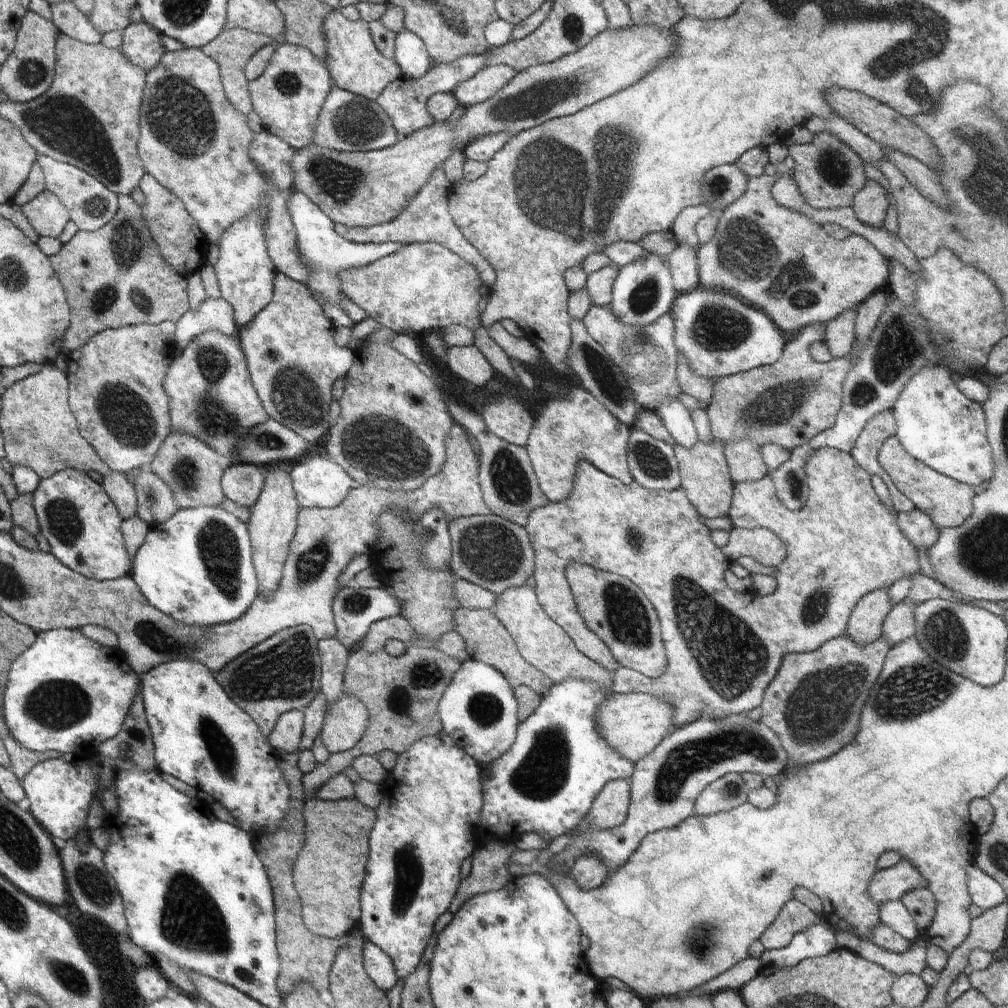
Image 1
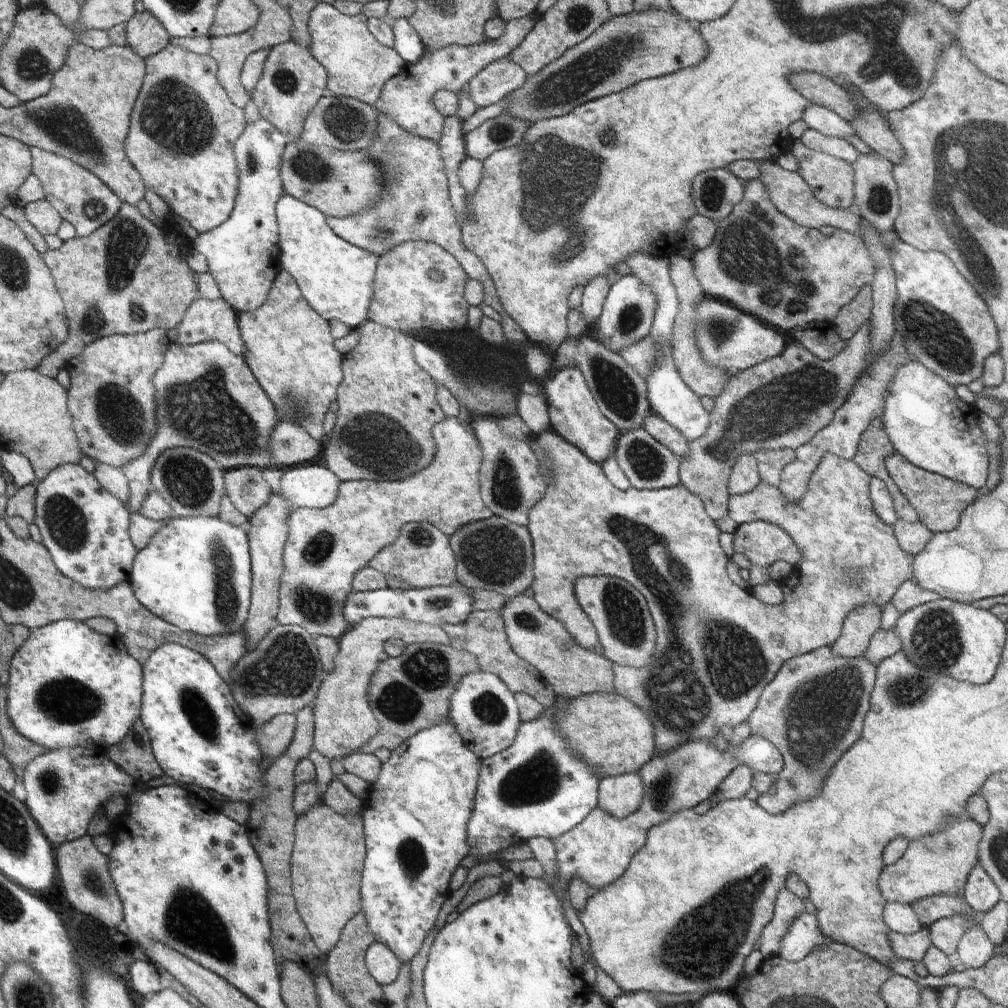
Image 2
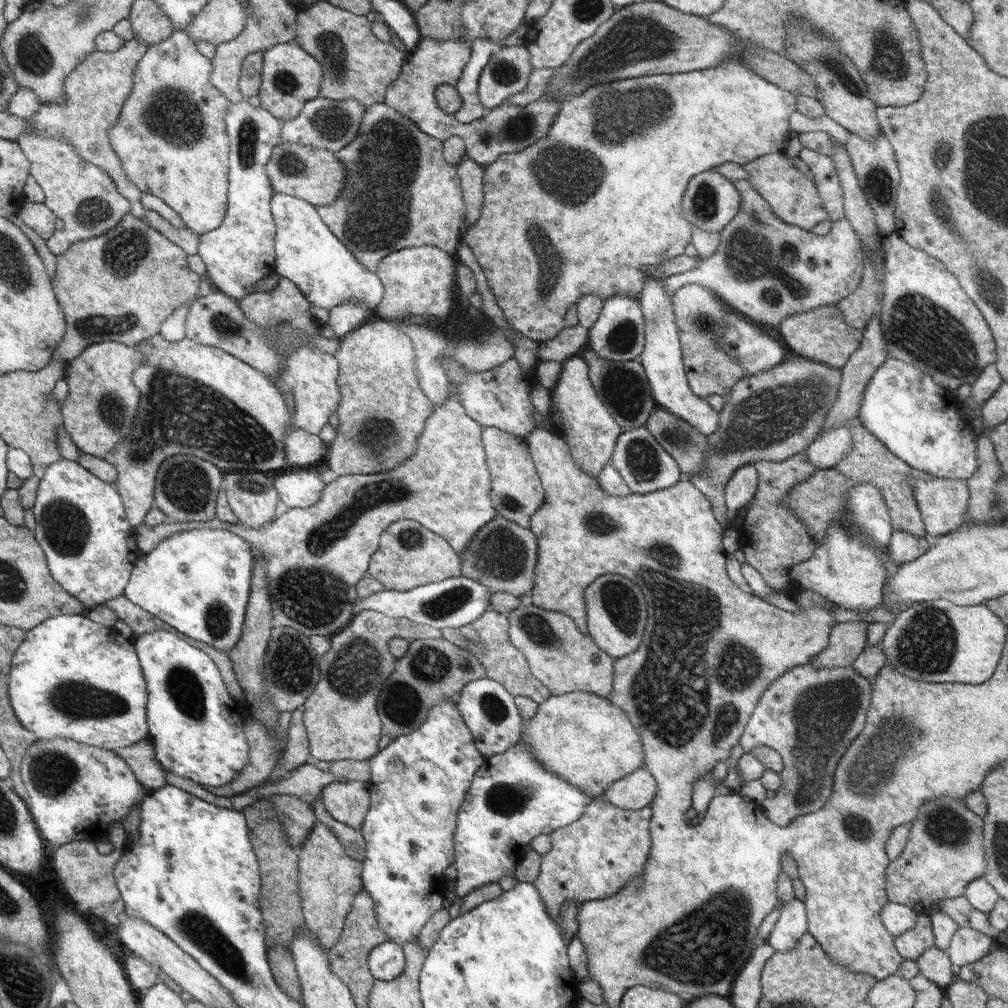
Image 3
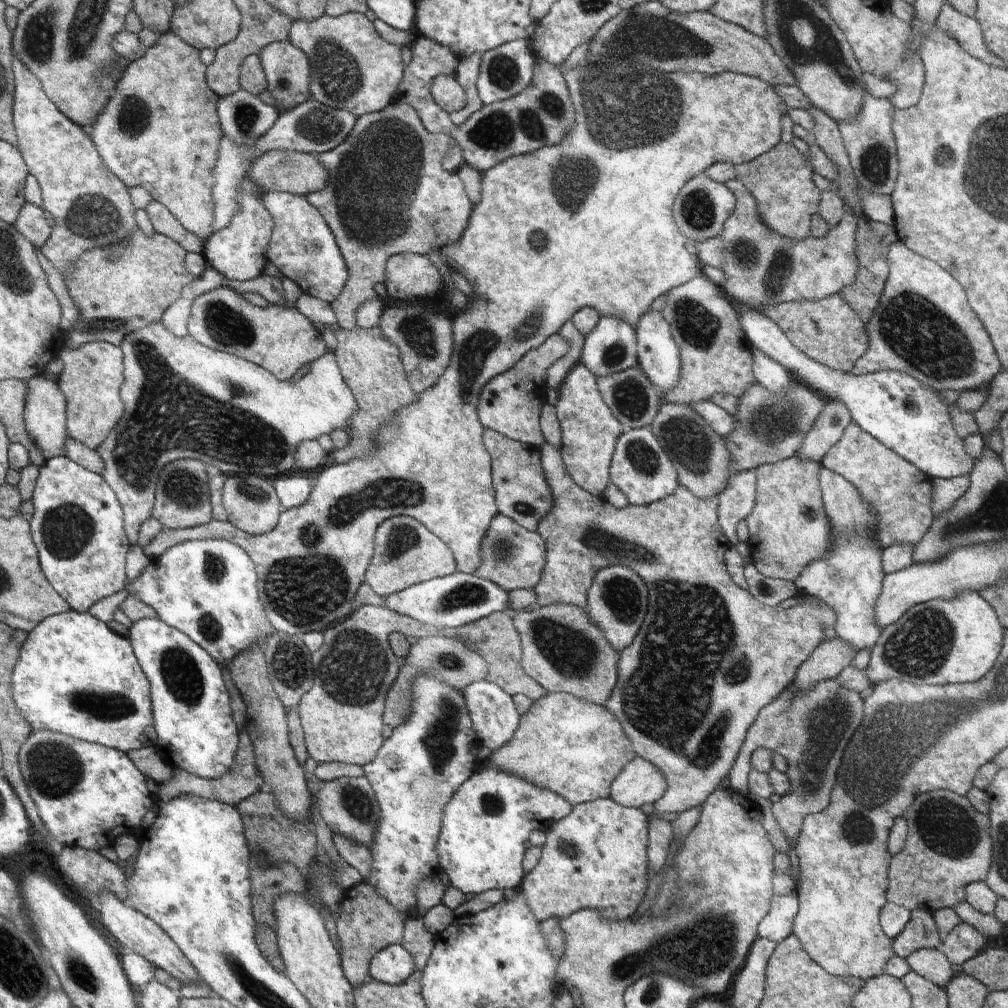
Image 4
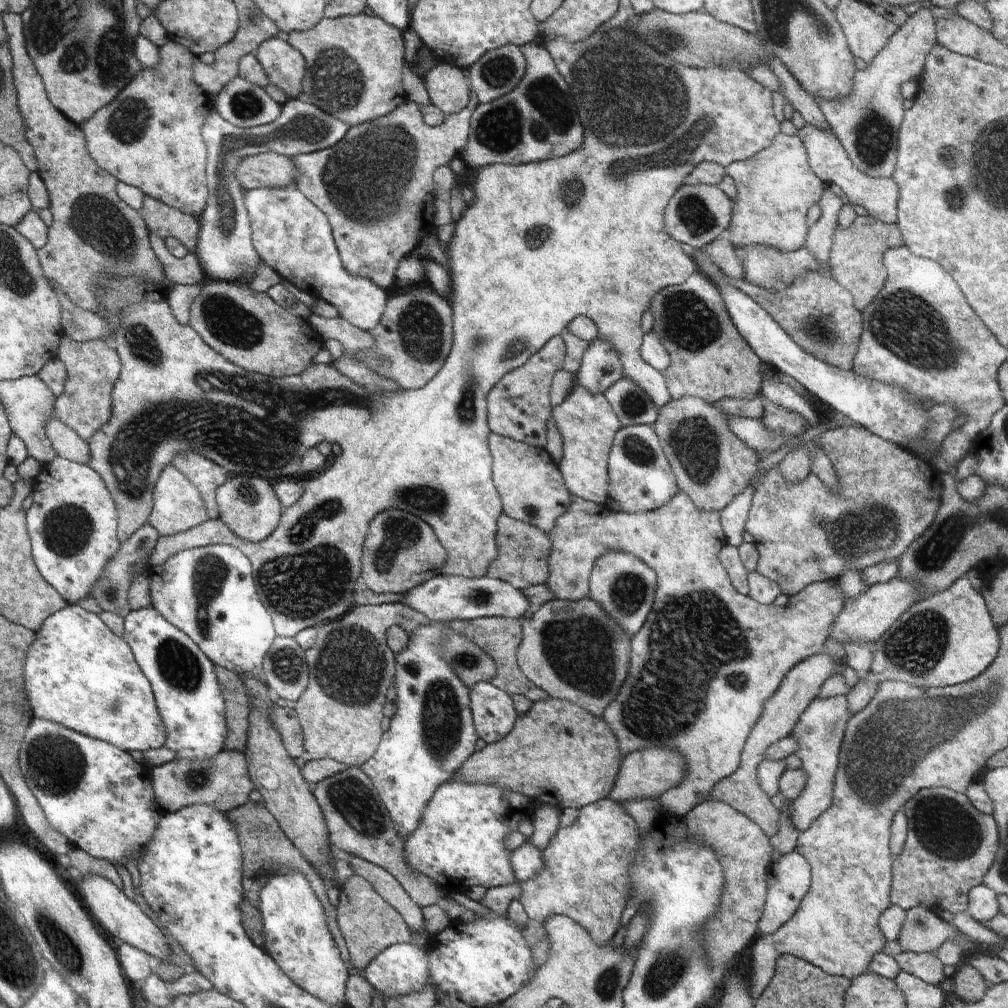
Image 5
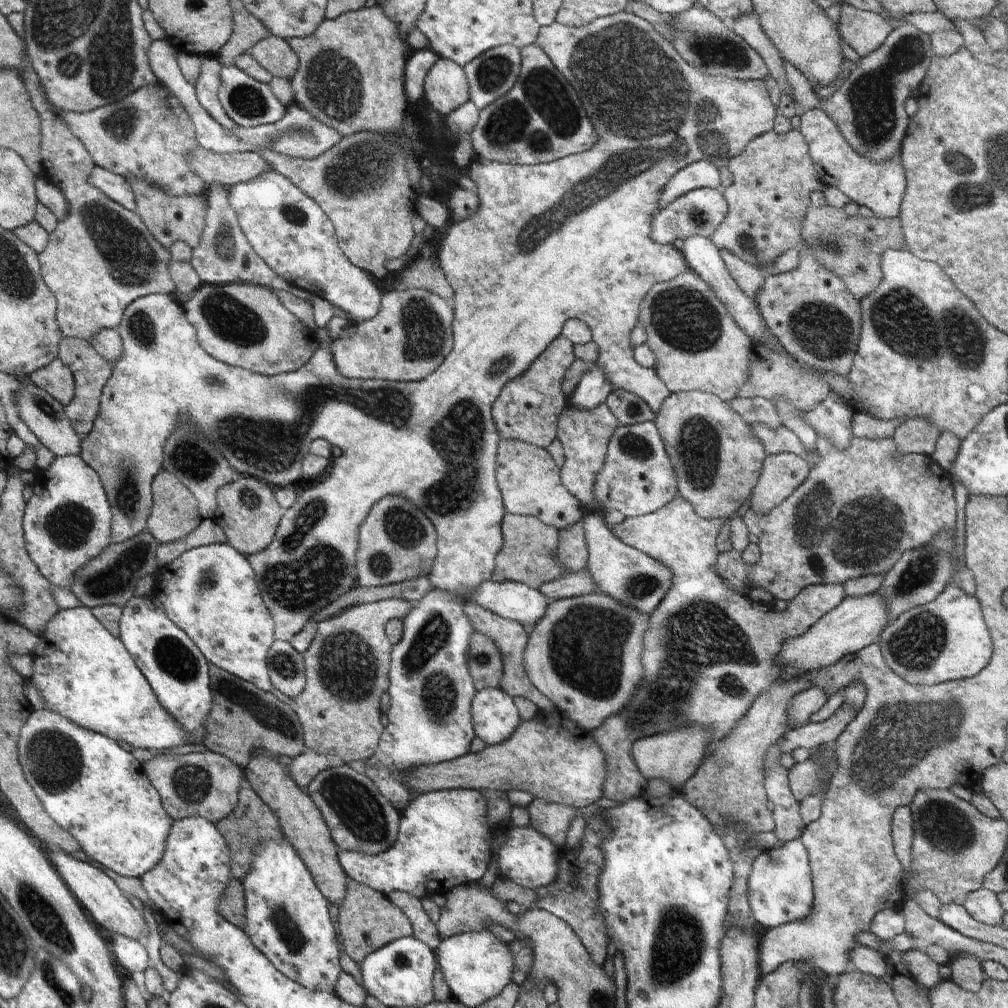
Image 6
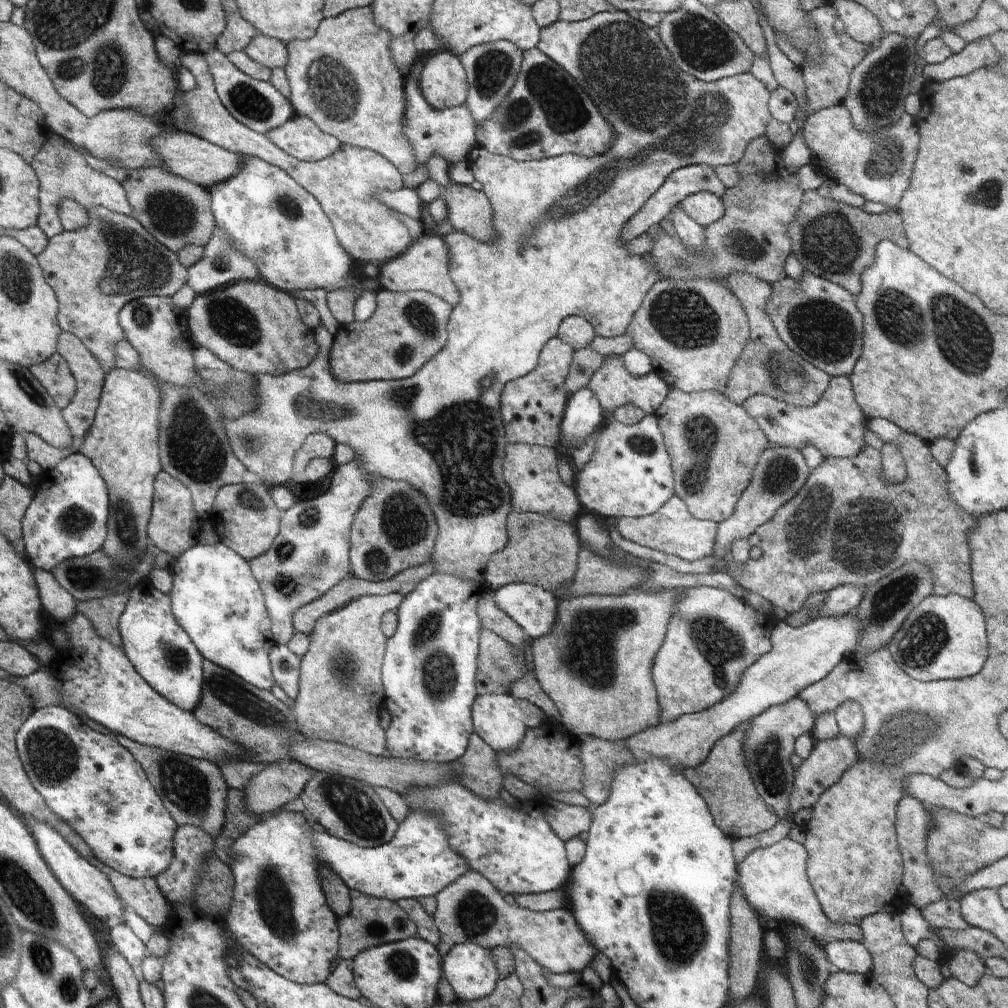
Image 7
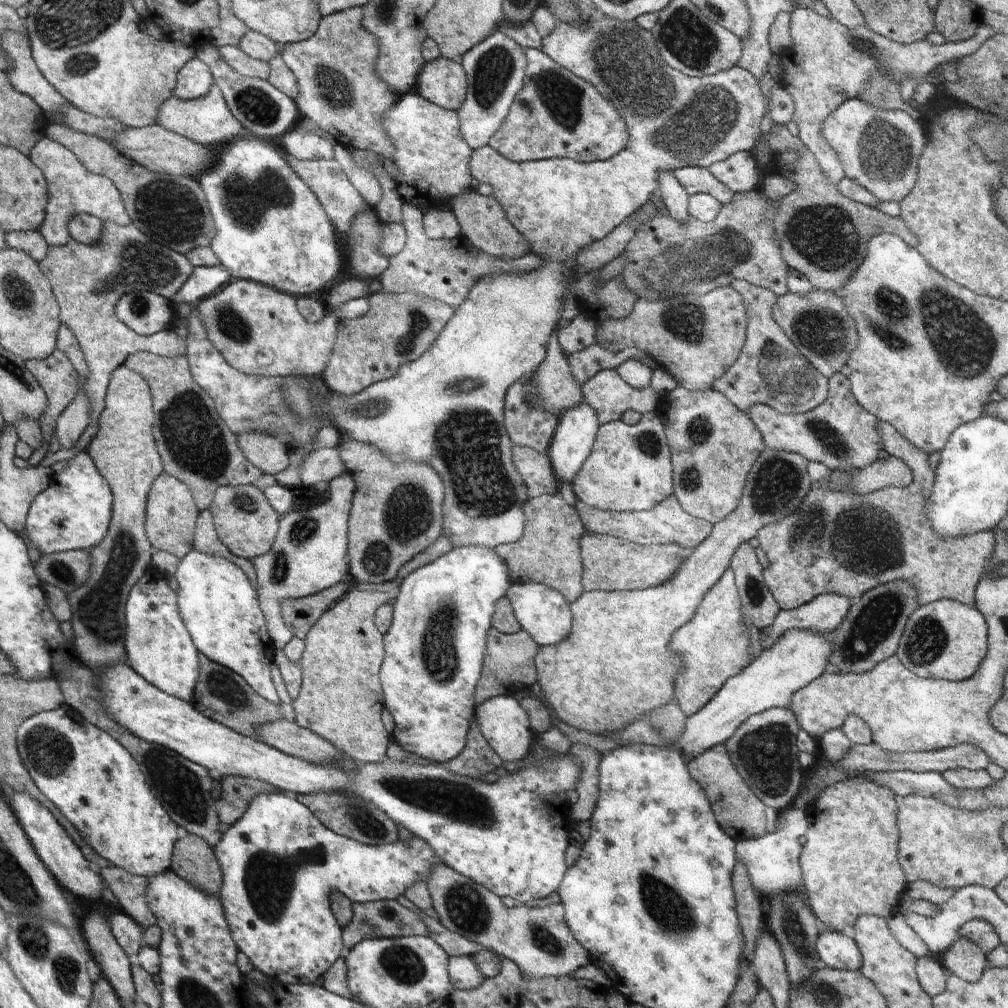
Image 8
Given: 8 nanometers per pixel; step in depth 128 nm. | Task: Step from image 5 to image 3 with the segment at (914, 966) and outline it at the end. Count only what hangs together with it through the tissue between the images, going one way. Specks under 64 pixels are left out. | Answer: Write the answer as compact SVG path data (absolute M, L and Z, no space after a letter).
M936 946L926 949L918 958L917 965L922 975L943 990L956 979L948 953Z

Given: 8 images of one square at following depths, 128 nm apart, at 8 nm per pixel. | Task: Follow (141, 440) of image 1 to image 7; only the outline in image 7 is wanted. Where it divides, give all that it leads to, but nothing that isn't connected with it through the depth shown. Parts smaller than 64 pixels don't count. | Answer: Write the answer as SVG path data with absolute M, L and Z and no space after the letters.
M61 331L57 342L57 353L63 356L68 363L76 385L76 394L73 396L72 402L66 408L61 409L61 413L69 426L72 438L75 441L81 441L92 424L94 424L95 412L98 408L101 388L103 387L103 380L106 374L101 367L101 362L72 333Z

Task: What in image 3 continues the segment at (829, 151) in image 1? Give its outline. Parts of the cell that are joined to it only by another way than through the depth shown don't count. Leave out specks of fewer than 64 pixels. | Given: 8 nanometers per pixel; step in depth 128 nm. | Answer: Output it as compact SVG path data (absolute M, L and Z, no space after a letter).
M802 147L797 156L806 162L806 166L814 175L813 183L832 222L844 219L843 190L833 160L809 147Z

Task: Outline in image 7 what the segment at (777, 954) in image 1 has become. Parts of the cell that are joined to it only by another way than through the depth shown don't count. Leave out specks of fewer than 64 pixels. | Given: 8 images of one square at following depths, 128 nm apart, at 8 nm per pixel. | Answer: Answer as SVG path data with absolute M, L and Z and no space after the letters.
M788 837L769 847L756 849L737 863L741 892L748 904L764 918L776 920L782 925L805 928L821 943L856 941L863 942L859 926L834 924L822 912L816 893L810 884L807 869L808 853L800 843Z

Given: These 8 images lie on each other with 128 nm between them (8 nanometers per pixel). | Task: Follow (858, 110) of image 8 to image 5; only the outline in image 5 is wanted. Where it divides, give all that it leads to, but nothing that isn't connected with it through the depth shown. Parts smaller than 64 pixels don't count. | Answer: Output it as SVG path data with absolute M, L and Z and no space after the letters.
M805 124L798 130L798 137L806 149L808 165L810 165L812 172L824 184L836 184L838 188L843 190L845 196L848 198L848 203L862 206L862 208L866 209L869 216L883 223L897 223L899 188L893 177L889 179L873 179L866 176L860 169L854 166L854 163L850 160L844 147L840 144L838 137L832 130L816 130L814 126Z

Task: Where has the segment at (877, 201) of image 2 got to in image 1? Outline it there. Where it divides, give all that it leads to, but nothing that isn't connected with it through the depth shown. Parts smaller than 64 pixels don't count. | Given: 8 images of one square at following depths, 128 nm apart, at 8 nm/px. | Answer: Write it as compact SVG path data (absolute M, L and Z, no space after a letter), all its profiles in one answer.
M868 179L864 188L856 192L851 208L862 224L868 224L872 228L883 228L889 206L887 196L888 193L881 184Z

